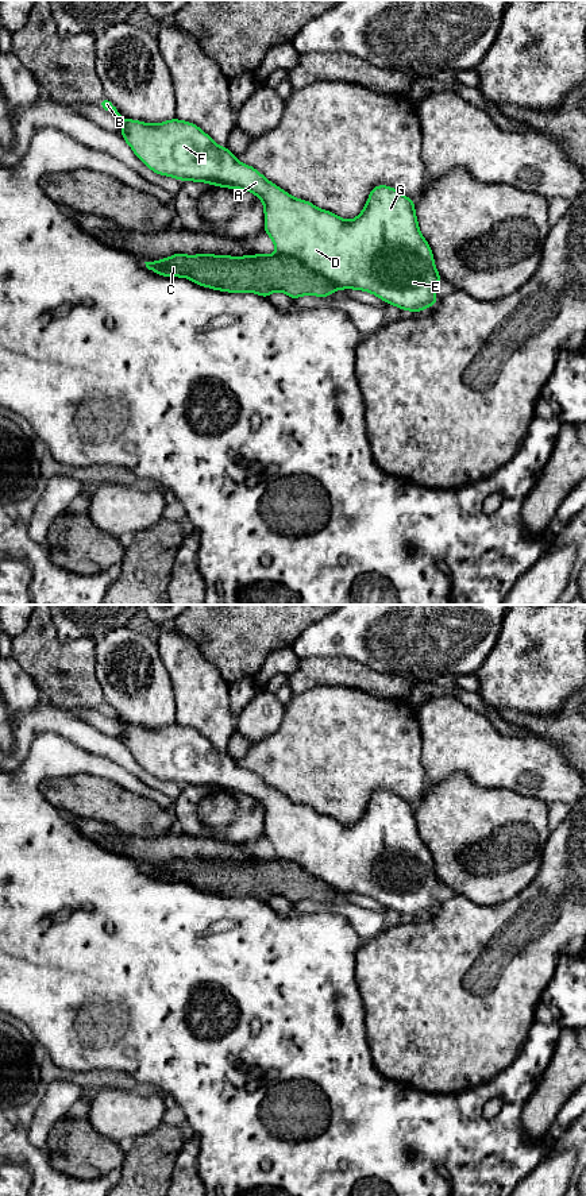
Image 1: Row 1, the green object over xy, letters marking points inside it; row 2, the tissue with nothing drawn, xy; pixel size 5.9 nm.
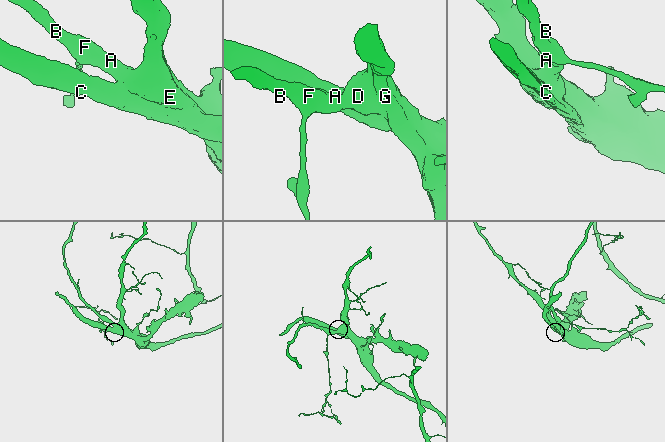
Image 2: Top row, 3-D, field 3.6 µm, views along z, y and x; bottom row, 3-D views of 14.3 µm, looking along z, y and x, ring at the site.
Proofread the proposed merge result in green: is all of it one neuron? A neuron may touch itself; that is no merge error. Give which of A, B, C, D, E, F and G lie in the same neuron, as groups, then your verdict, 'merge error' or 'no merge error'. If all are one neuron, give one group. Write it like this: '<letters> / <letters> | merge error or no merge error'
A B D E F G / C | merge error

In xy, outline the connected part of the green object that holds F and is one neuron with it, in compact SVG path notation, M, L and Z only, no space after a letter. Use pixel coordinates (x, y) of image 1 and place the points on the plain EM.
M105 701L99 711L122 725L120 740L154 778L181 786L246 794L258 800L265 811L263 836L273 844L279 859L298 864L339 894L370 896L402 915L420 918L425 911L436 911L435 891L443 883L435 872L429 849L420 838L415 806L398 795L388 790L374 791L362 818L347 826L309 806L292 802L257 773L240 768L227 752L215 749L211 741L193 728L171 724L161 729L146 729L124 724Z

